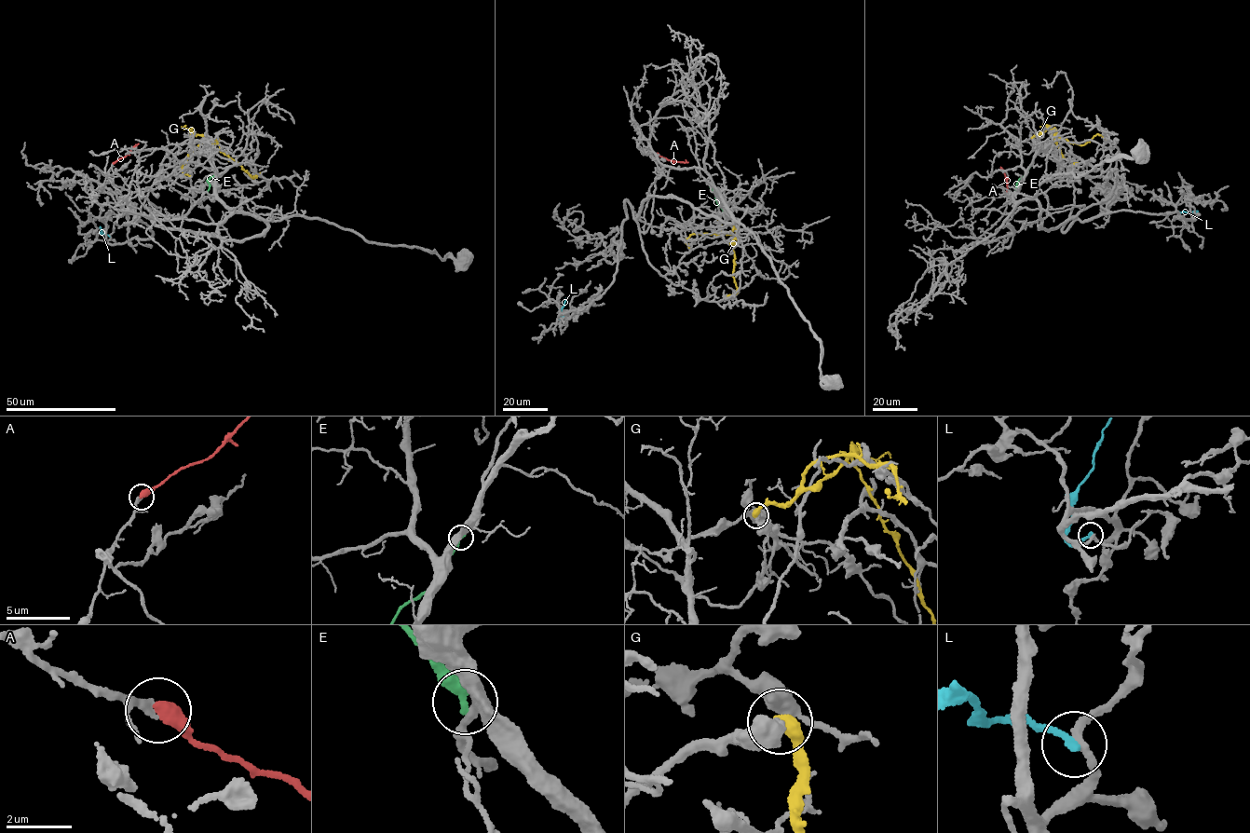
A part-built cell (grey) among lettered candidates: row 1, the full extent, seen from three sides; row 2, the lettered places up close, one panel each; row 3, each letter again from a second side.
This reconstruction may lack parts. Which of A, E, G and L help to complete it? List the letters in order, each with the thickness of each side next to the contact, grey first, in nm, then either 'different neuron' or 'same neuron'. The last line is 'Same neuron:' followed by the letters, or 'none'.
A: 260 nm thick on the grey side, 480 nm on the other; same neuron
E: 380 nm thick on the grey side, 380 nm on the other; different neuron
G: 280 nm thick on the grey side, 480 nm on the other; different neuron
L: 240 nm thick on the grey side, 190 nm on the other; different neuron
Same neuron: A

